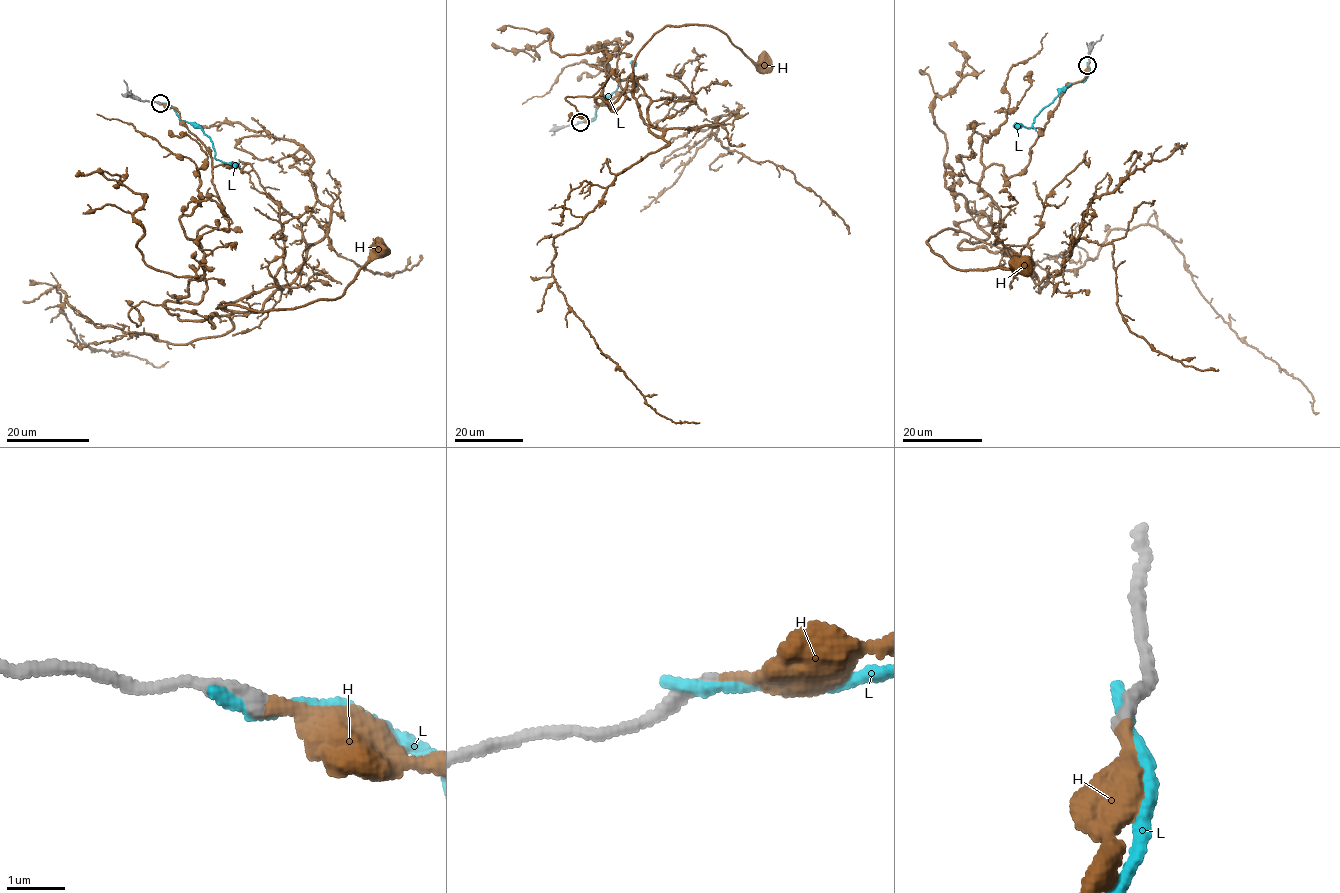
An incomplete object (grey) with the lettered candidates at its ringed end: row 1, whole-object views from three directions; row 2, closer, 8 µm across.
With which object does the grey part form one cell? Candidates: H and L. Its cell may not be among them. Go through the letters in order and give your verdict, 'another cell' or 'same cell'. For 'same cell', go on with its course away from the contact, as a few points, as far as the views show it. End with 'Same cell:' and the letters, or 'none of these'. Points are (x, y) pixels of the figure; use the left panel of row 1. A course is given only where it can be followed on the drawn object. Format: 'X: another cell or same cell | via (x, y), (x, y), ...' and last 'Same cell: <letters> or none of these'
H: same cell | via (160, 103), (229, 226), (198, 231), (206, 287), (170, 313), (335, 299), (379, 252)
L: another cell
Same cell: H

